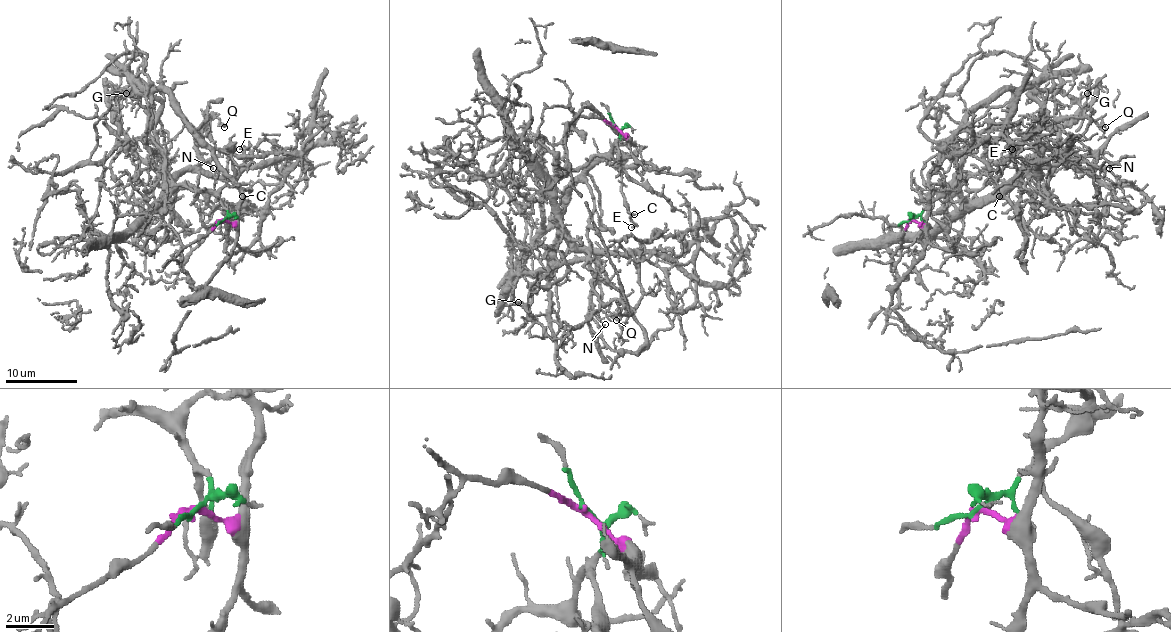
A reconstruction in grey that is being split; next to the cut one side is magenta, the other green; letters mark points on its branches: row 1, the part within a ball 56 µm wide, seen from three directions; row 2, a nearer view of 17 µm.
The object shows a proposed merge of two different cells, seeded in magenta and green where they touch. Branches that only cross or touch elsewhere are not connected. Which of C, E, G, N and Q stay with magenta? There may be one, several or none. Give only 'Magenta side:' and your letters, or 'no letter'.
Magenta side: C, E, Q

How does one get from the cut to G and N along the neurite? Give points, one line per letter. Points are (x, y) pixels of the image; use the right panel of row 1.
G: (911, 220), (940, 191), (981, 202), (1016, 175), (1039, 125), (1030, 95), (1084, 104), (1088, 93)
N: (911, 220), (940, 191), (956, 186), (968, 202), (991, 202), (1038, 168), (1098, 152), (1111, 164), (1109, 168)

